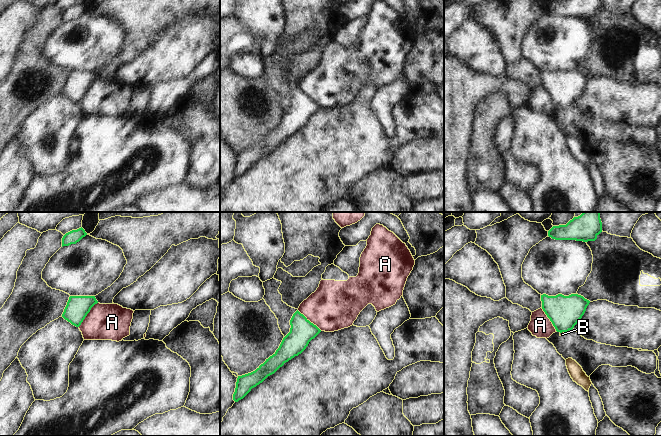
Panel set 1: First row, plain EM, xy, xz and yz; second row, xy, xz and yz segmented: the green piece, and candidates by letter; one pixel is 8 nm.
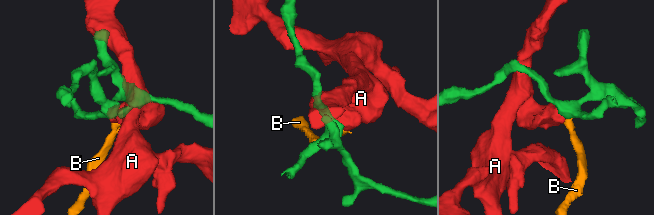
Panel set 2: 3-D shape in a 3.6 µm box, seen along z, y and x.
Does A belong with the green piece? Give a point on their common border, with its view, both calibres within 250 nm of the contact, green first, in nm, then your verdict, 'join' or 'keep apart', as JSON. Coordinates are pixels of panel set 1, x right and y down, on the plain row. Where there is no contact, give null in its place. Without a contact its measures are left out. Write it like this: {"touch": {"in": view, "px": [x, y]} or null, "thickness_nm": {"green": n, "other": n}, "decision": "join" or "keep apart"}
{"touch": {"in": "xy", "px": [87, 89]}, "thickness_nm": {"green": 190, "other": 280}, "decision": "keep apart"}

